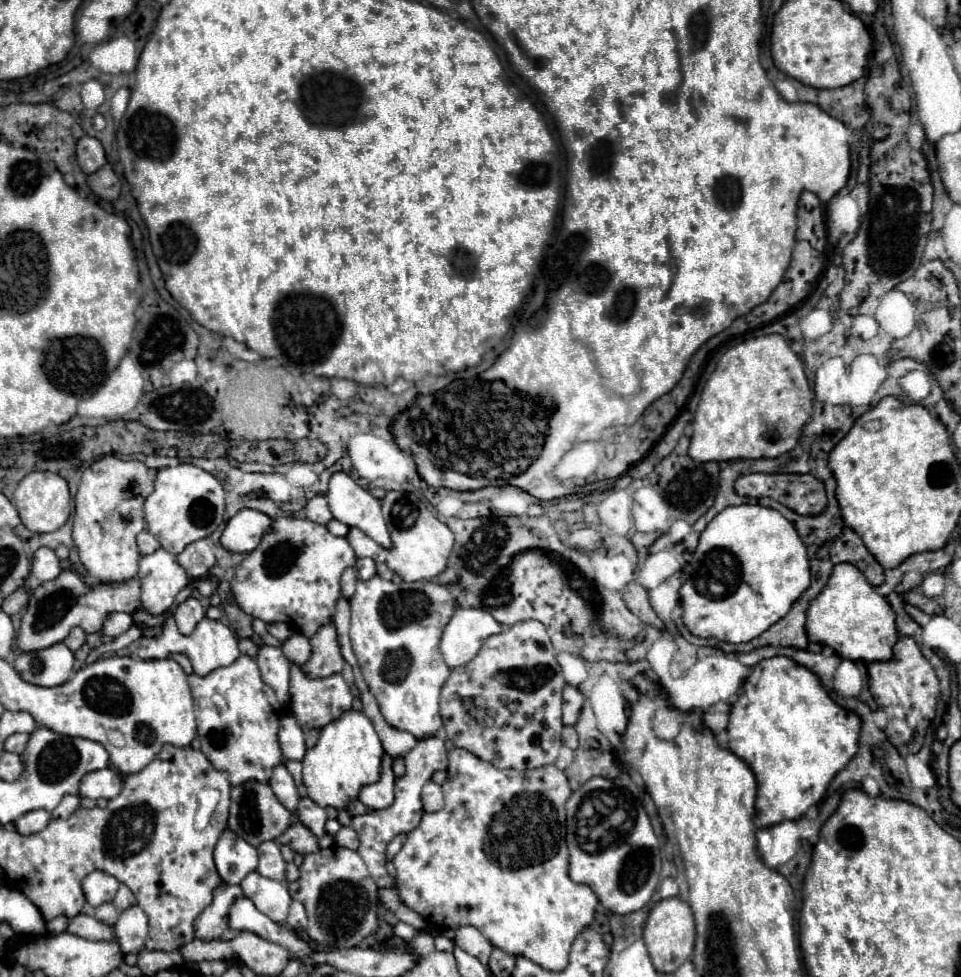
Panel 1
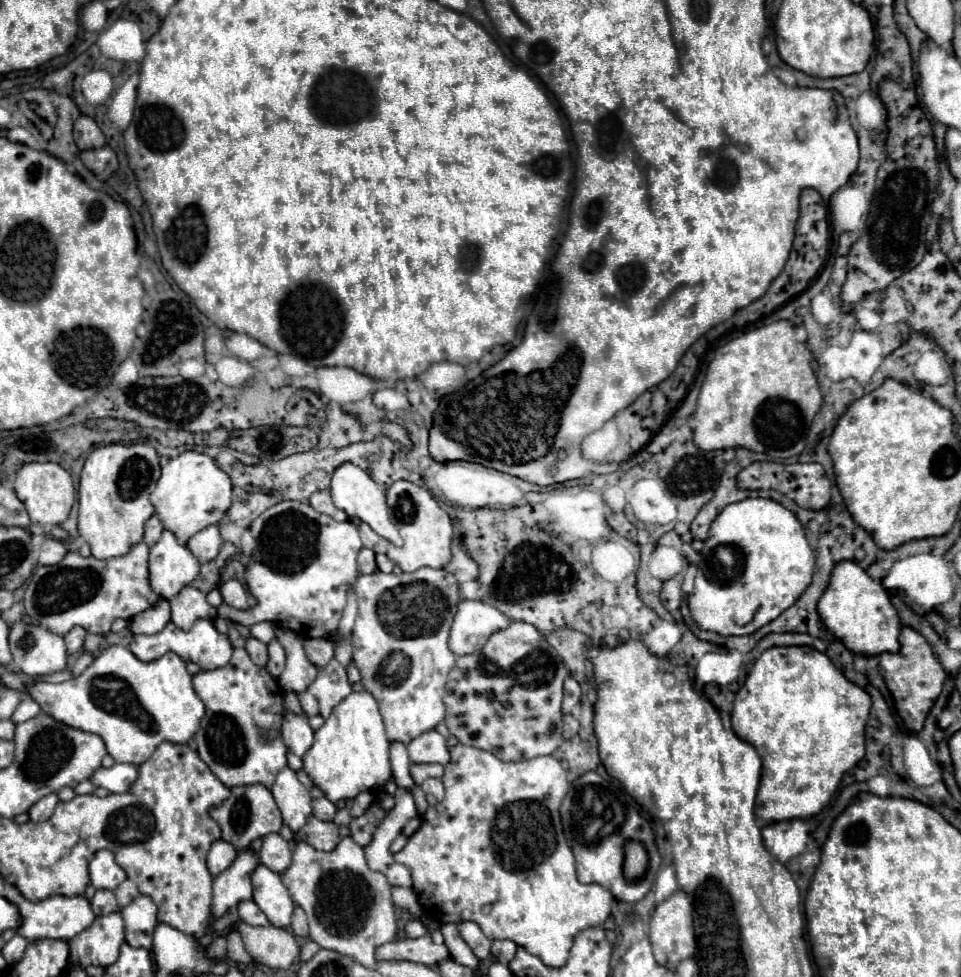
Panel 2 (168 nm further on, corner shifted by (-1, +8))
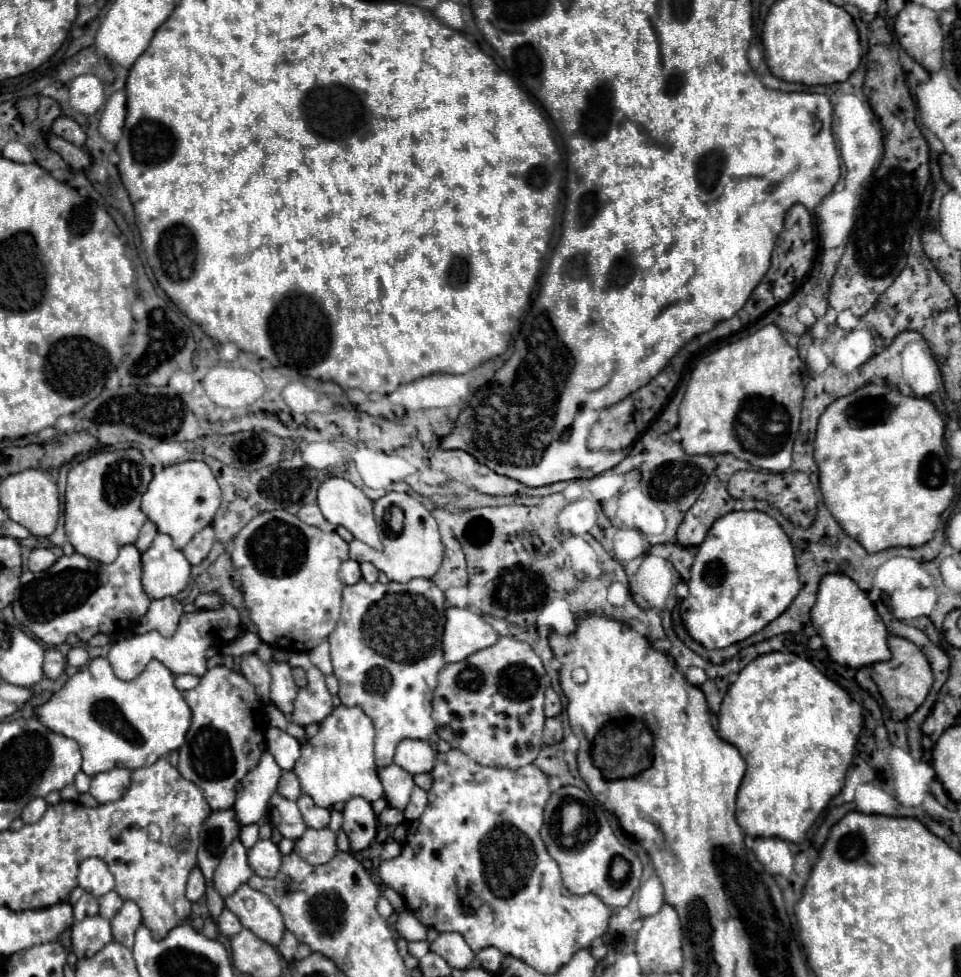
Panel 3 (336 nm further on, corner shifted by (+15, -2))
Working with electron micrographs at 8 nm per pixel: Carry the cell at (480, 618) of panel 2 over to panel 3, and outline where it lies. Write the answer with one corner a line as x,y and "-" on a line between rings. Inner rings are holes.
448,608
444,626
444,660
460,662
470,654
496,644
494,628
470,608

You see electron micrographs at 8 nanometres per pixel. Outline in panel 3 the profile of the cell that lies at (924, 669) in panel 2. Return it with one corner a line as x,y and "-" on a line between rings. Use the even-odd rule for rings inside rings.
890,636
888,647
891,651
891,658
888,662
876,662
872,666
872,678
878,684
878,690
890,708
890,714
894,720
904,720
910,714
916,712
916,708
924,702
930,686
932,686
932,668
924,652
900,636

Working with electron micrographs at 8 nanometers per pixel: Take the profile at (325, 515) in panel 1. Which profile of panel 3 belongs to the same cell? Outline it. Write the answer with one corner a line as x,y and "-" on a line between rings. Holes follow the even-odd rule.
304,504
300,508
300,512
298,512
298,518
302,522
306,522
306,524
312,524
312,526
324,530
324,532
332,532
334,530
334,526
322,516
322,512
320,512
320,508
316,504

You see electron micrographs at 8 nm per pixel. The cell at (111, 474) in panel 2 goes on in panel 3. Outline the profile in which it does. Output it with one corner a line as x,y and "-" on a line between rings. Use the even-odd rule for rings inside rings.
138,448
96,452
76,464
68,474
64,518
66,538
74,550
90,560
114,562
124,544
134,544
148,516
140,510
140,498
152,480
152,466

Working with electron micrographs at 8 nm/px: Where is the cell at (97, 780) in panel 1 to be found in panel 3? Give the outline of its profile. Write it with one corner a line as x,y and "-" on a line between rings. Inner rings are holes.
114,768
102,774
96,774
90,784
90,794
100,802
114,802
124,796
130,786
130,770
128,768

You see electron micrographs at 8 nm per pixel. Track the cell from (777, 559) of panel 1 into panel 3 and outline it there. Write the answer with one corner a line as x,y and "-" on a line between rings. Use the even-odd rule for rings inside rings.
764,512
726,514
712,524
706,540
698,546
688,588
690,598
682,600
680,616
690,636
706,648
740,642
776,620
800,592
790,538

